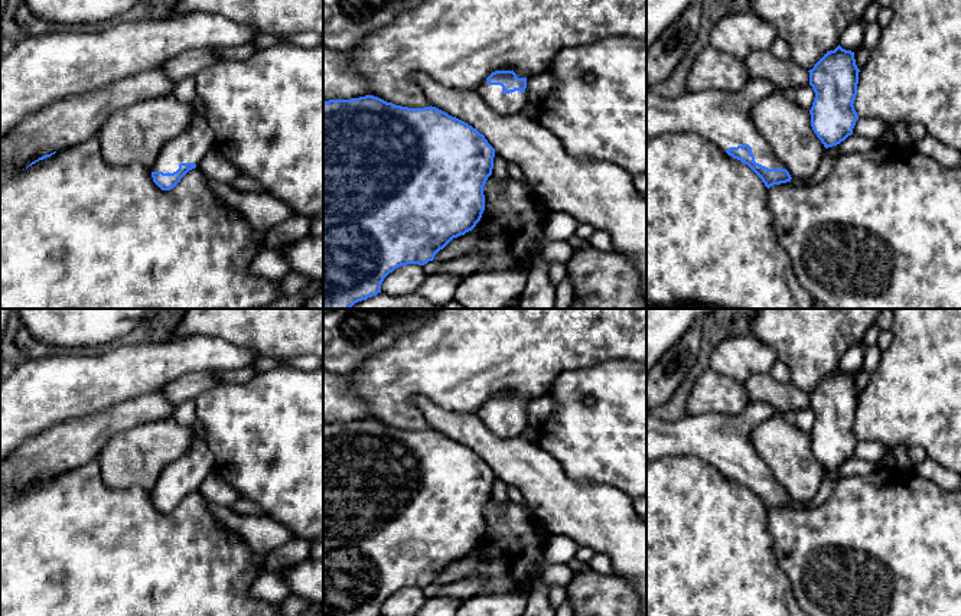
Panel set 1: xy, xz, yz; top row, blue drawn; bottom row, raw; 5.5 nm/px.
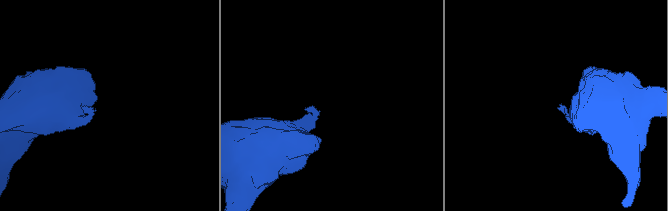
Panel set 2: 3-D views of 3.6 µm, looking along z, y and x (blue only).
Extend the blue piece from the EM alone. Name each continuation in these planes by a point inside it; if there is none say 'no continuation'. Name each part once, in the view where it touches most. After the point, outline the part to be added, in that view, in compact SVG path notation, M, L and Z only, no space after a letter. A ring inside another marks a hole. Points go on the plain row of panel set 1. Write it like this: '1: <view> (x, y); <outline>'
1: yz (723, 442); M750 401L737 415L706 413L664 421L646 413L646 462L668 456L695 456L724 476L730 470L749 467L756 486L768 492L785 492L756 454L750 433L771 417L791 420L792 414L784 414L765 401Z

